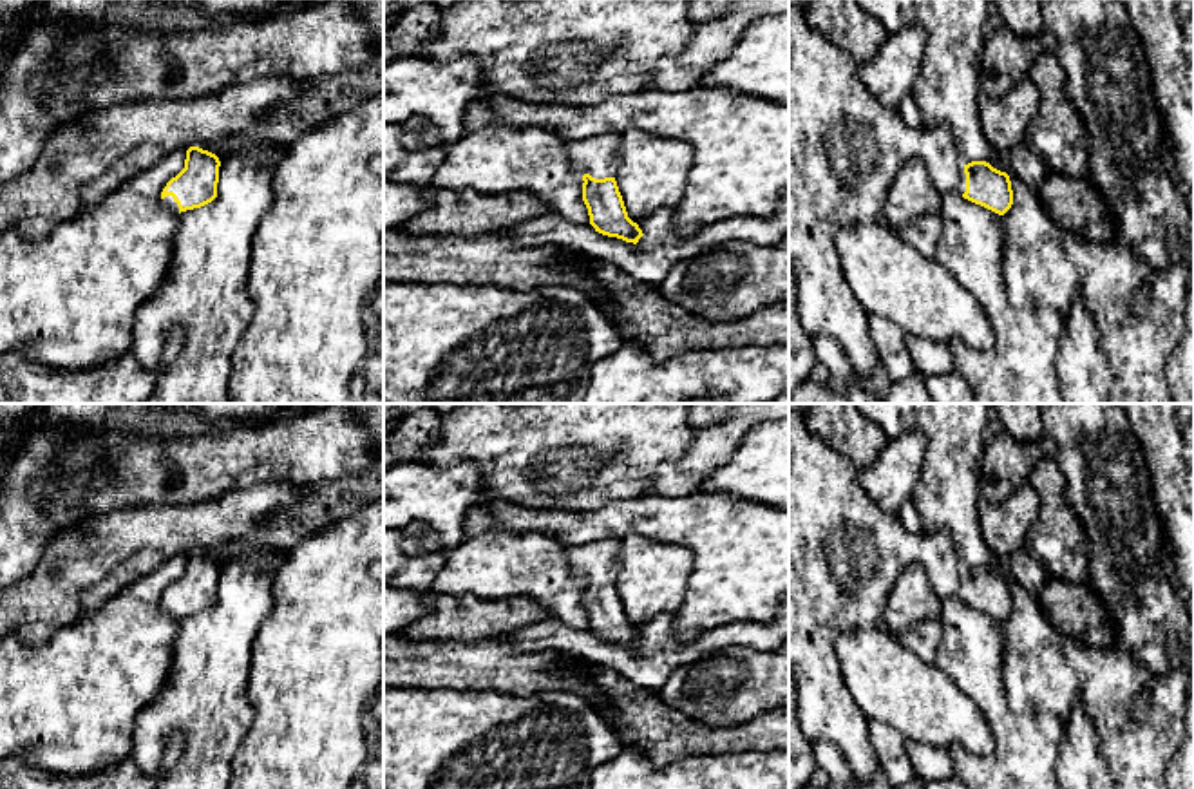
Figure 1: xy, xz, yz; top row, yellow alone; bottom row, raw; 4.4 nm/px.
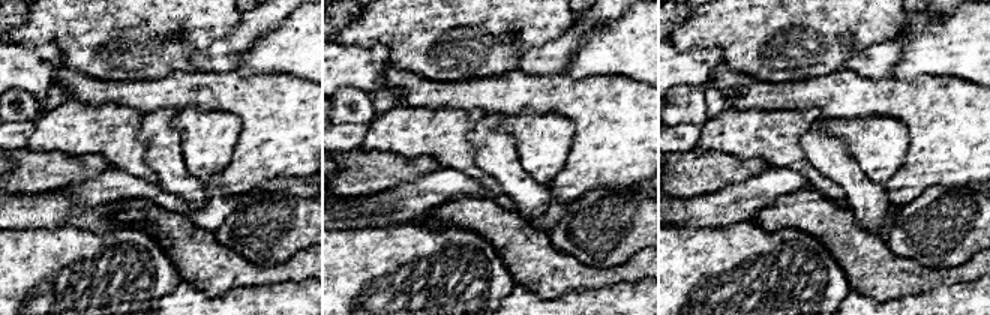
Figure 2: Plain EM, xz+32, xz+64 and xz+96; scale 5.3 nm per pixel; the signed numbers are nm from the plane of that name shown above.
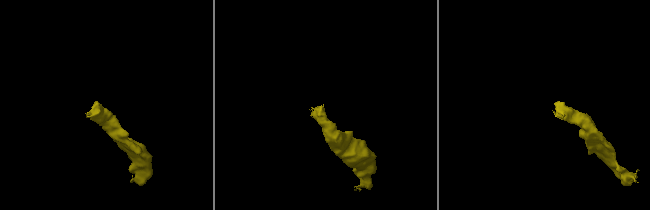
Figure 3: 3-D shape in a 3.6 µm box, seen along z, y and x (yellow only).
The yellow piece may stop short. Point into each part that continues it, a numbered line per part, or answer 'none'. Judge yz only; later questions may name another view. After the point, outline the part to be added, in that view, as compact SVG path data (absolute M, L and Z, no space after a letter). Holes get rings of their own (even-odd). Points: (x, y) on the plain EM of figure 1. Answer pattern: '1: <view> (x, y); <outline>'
1: yz (845, 554); M792 413L789 416L789 673L796 682L798 726L809 742L836 746L852 776L863 784L868 784L879 771L879 758L868 738L868 718L841 680L834 641L850 630L885 626L883 613L890 592L901 572L914 563L926 568L930 585L941 599L966 597L964 570L957 563L948 532L910 534L897 516L883 512L867 496L859 483L859 469L812 433L803 414Z

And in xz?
1: xz (597, 561); M602 539L581 547L566 547L572 575L595 585L615 583L619 574L621 539Z

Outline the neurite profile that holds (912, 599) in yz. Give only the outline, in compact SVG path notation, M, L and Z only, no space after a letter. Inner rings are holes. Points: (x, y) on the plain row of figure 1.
M921 563L906 566L890 592L883 613L885 628L890 635L899 635L912 624L939 613L941 597L932 588L926 568Z

